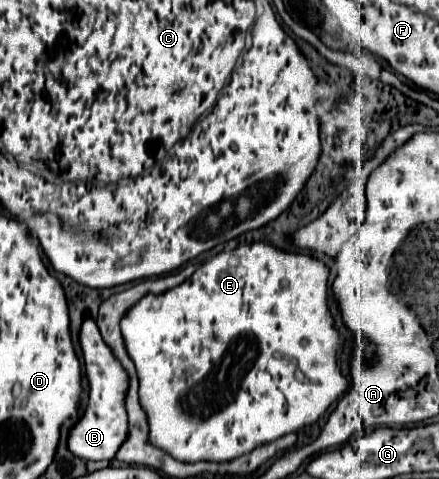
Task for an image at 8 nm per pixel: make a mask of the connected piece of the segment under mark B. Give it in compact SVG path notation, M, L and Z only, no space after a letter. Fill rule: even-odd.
M87 319L83 323L79 339L89 379L89 403L83 419L79 419L79 423L69 433L69 449L85 461L111 461L117 455L117 447L125 443L125 437L129 433L129 421L123 403L129 389L129 375L125 375L125 369L121 369L121 361L117 361L109 345L105 345L93 319Z

